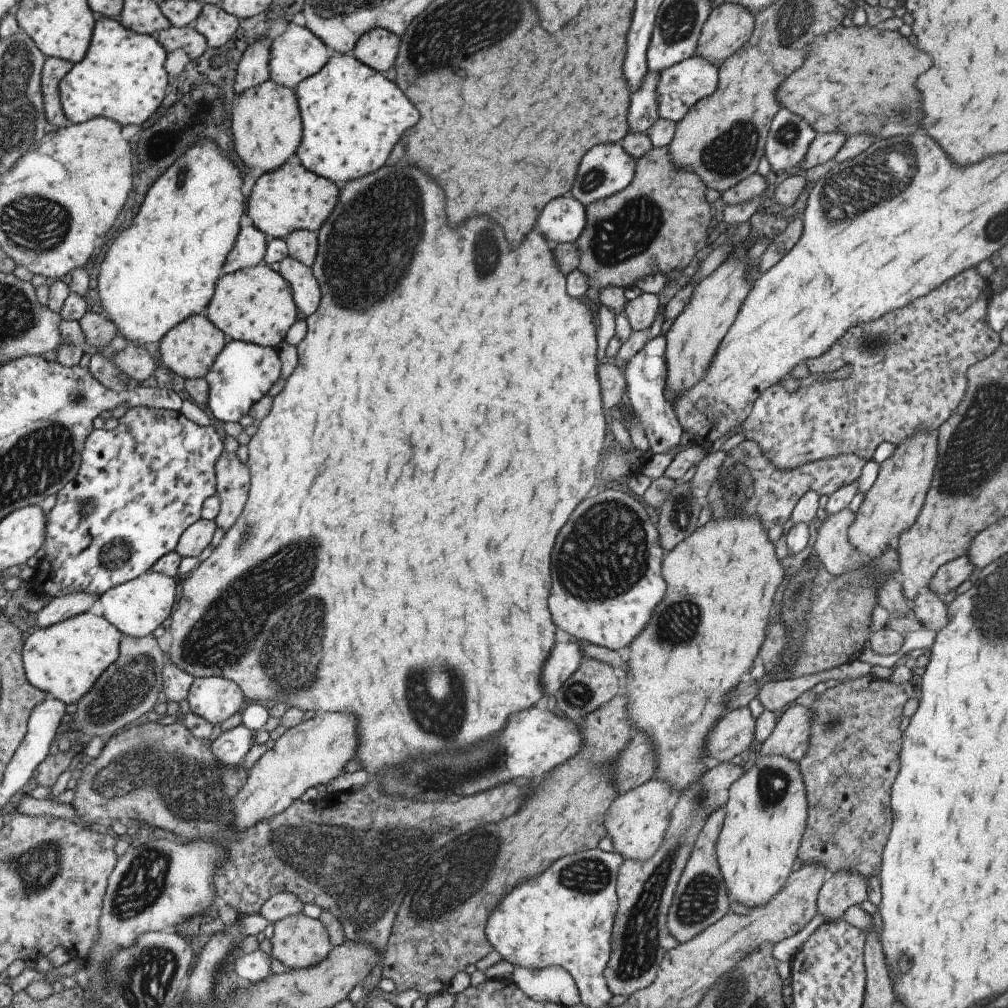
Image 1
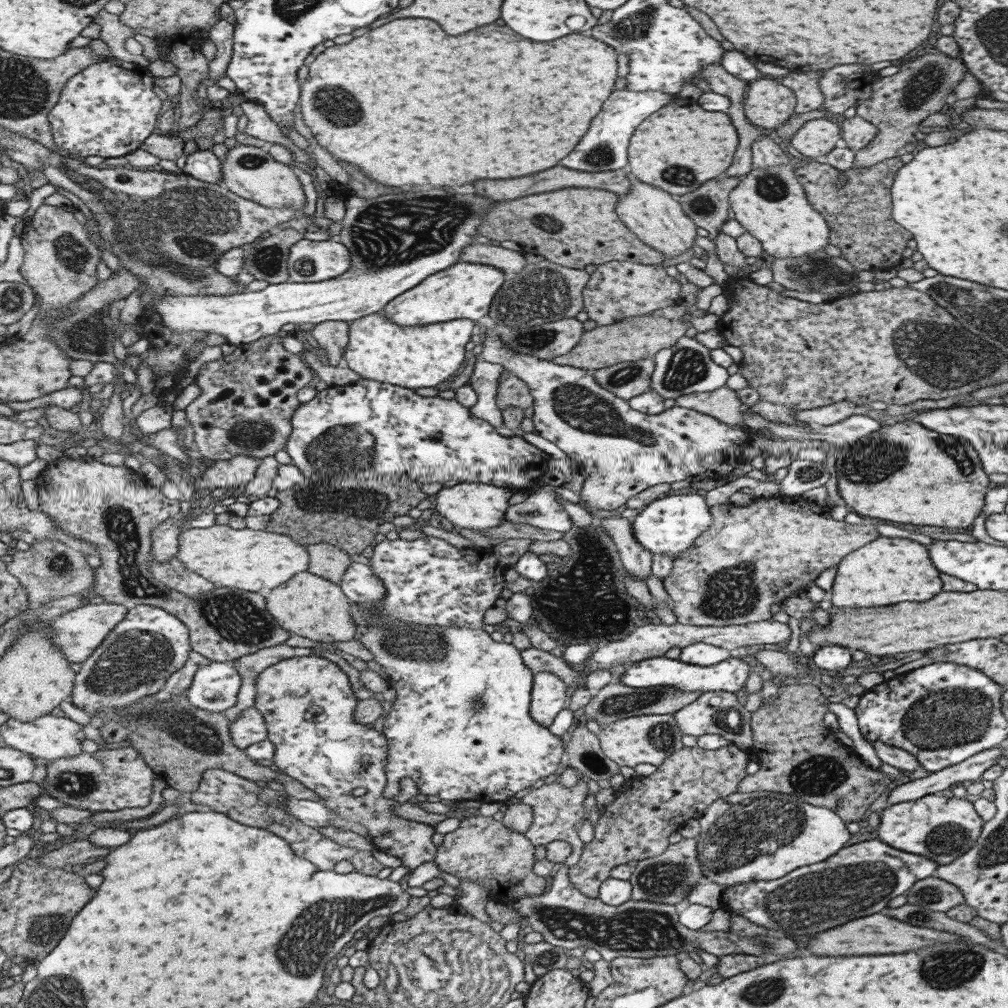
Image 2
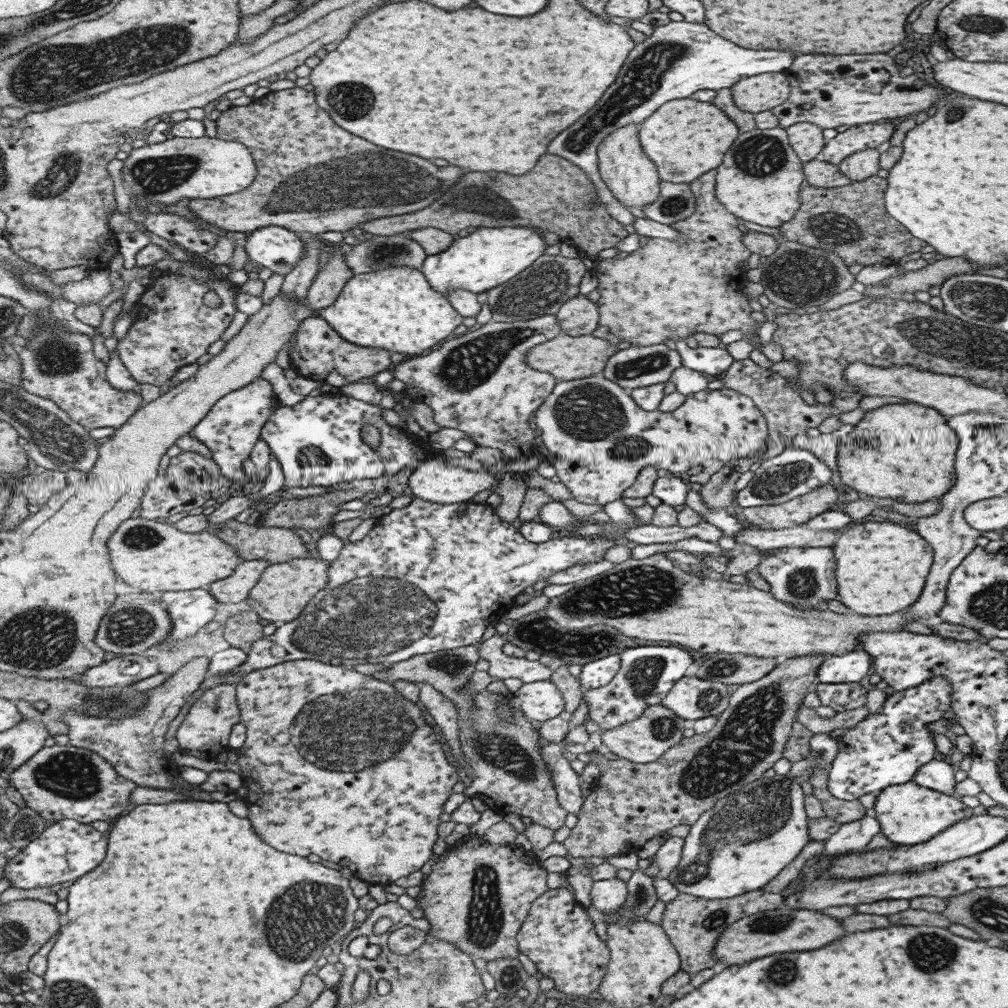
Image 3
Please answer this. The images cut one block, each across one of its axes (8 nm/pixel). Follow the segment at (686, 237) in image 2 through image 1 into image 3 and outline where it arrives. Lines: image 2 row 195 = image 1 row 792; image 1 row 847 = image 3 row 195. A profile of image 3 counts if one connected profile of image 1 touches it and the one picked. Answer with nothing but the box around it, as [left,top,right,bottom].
[597,126,659,208]

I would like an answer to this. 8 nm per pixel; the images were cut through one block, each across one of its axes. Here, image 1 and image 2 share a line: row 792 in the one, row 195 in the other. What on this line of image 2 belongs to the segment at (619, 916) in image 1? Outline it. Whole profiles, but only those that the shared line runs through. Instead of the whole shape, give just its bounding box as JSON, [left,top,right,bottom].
[675,174,739,241]

